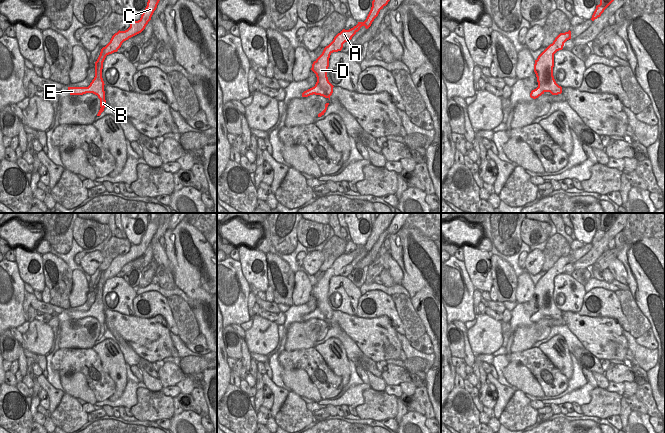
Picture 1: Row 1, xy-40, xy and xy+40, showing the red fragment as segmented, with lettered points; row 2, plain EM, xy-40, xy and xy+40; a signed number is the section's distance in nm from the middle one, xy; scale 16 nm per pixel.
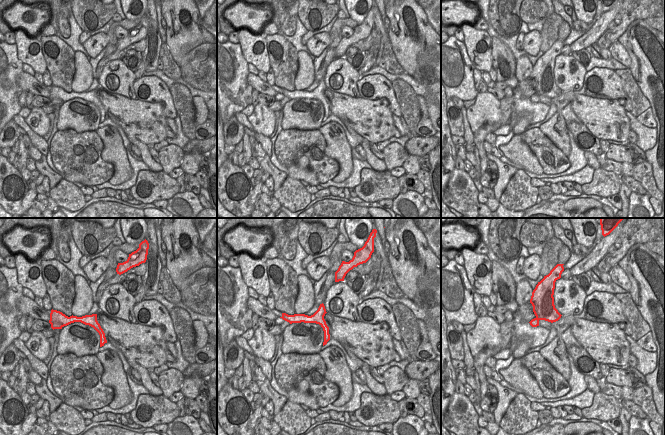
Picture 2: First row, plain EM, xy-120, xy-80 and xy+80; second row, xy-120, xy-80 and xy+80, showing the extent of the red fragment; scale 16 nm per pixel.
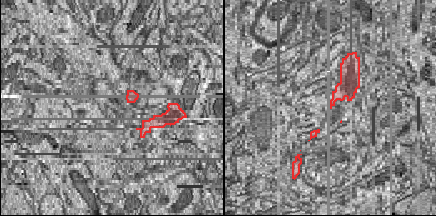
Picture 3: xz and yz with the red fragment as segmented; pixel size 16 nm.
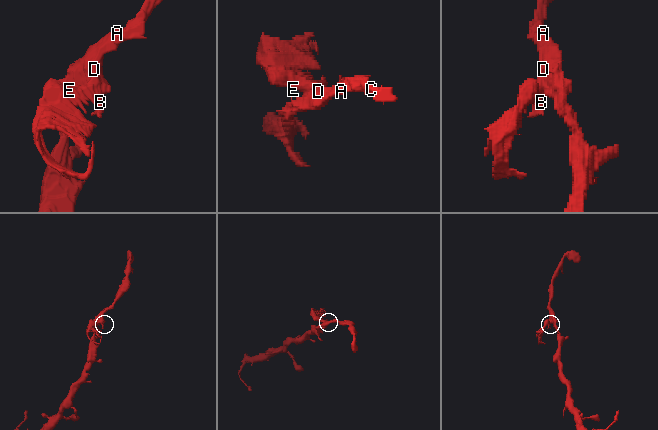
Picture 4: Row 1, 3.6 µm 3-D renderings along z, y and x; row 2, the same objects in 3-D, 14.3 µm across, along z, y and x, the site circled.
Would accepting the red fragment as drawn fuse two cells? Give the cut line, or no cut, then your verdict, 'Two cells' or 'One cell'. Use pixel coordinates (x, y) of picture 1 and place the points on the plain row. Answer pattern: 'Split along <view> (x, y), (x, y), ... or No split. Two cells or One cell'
Split along xy (316, 306), (328, 321). Two cells.

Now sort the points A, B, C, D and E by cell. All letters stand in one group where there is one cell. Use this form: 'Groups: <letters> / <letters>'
Groups: A C D / B E.

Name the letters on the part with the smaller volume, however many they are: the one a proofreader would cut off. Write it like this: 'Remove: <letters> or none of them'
Remove: B, E.

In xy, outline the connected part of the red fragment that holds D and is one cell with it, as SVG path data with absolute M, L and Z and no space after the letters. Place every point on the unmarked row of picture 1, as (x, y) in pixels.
M379 213L372 225L371 234L364 246L358 246L356 250L349 254L343 253L338 257L333 265L324 272L322 278L313 286L311 294L316 298L317 306L325 314L330 324L333 317L333 309L329 306L327 295L329 291L329 282L333 276L341 275L343 268L352 263L362 250L368 253L374 243L378 240L381 233L388 228L394 216L397 213Z

